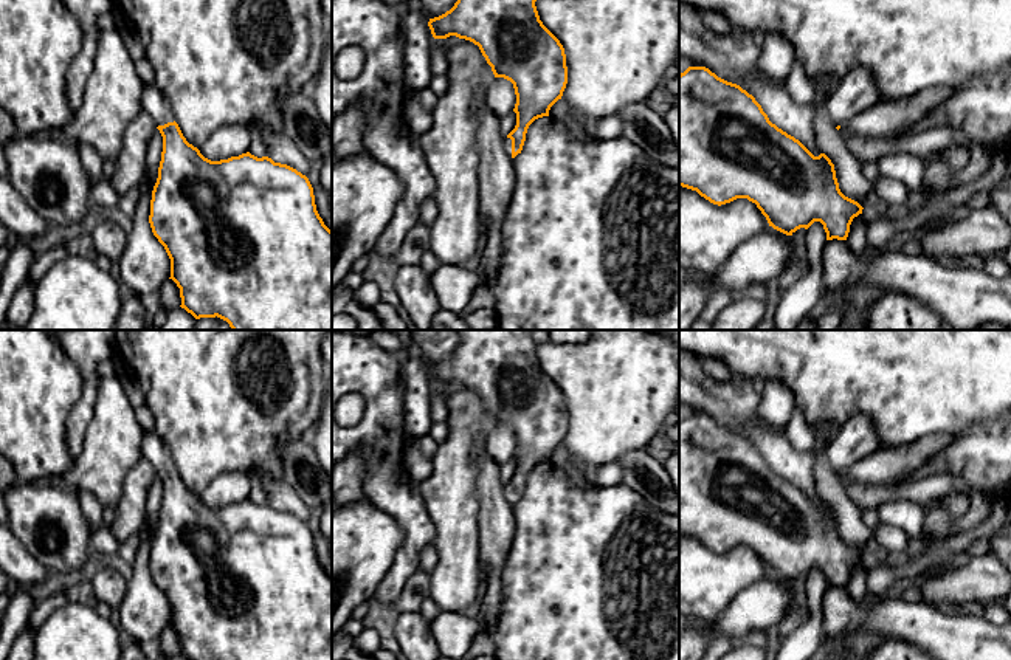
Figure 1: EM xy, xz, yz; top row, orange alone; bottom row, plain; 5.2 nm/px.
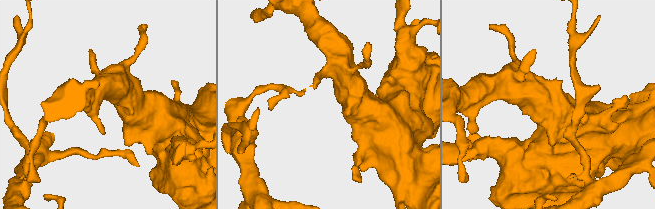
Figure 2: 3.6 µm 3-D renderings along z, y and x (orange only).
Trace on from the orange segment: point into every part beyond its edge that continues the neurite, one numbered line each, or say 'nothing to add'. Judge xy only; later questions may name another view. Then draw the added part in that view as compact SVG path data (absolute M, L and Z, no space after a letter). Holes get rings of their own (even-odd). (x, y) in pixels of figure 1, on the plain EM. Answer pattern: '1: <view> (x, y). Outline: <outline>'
1: xy (155, 451). Outline: M144 431L143 457L154 465L157 474L175 468L167 445L158 437L155 431Z

